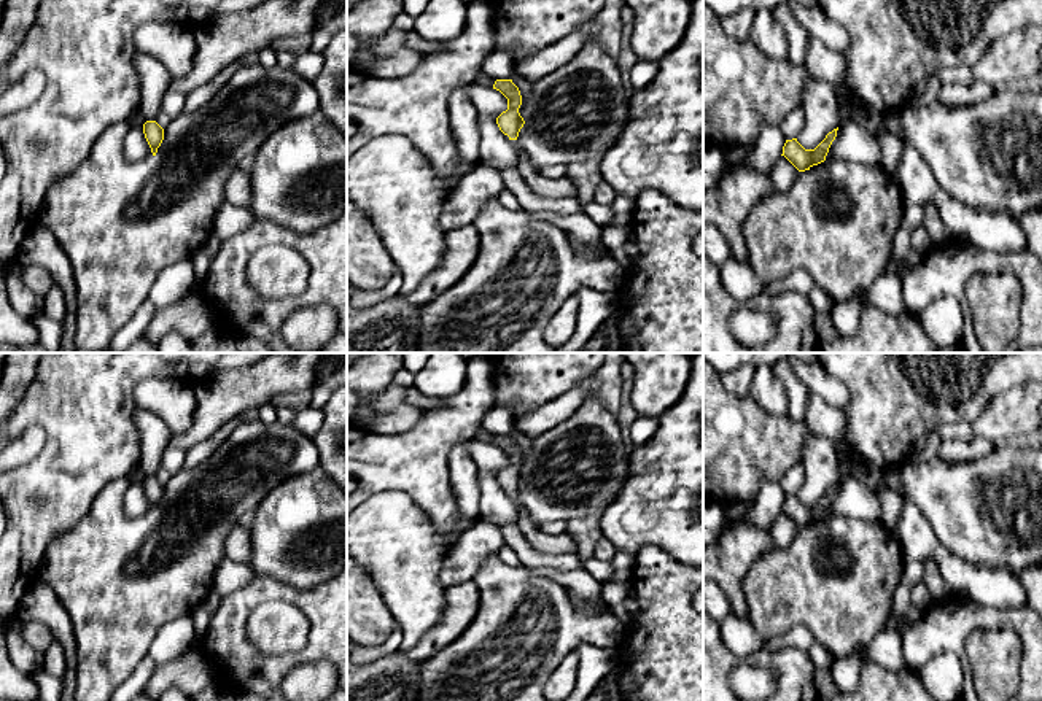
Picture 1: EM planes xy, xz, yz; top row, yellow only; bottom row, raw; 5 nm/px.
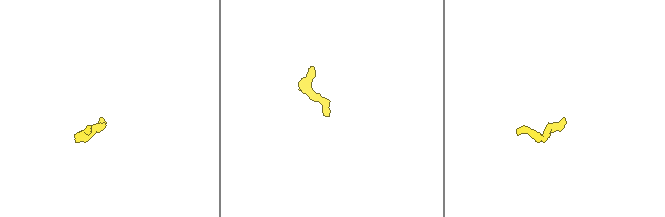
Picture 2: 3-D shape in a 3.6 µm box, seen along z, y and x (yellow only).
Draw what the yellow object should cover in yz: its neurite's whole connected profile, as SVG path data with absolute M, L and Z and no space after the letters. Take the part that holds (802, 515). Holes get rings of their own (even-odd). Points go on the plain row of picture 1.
M838 483L829 488L815 505L805 505L797 494L786 496L781 512L784 512L799 528L810 526L813 521L826 517L829 504L837 493L837 486Z

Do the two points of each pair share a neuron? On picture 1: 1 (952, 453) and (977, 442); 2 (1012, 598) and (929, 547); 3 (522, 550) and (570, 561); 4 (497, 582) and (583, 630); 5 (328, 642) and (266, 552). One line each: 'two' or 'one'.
1: one
2: one
3: one
4: one
5: two

